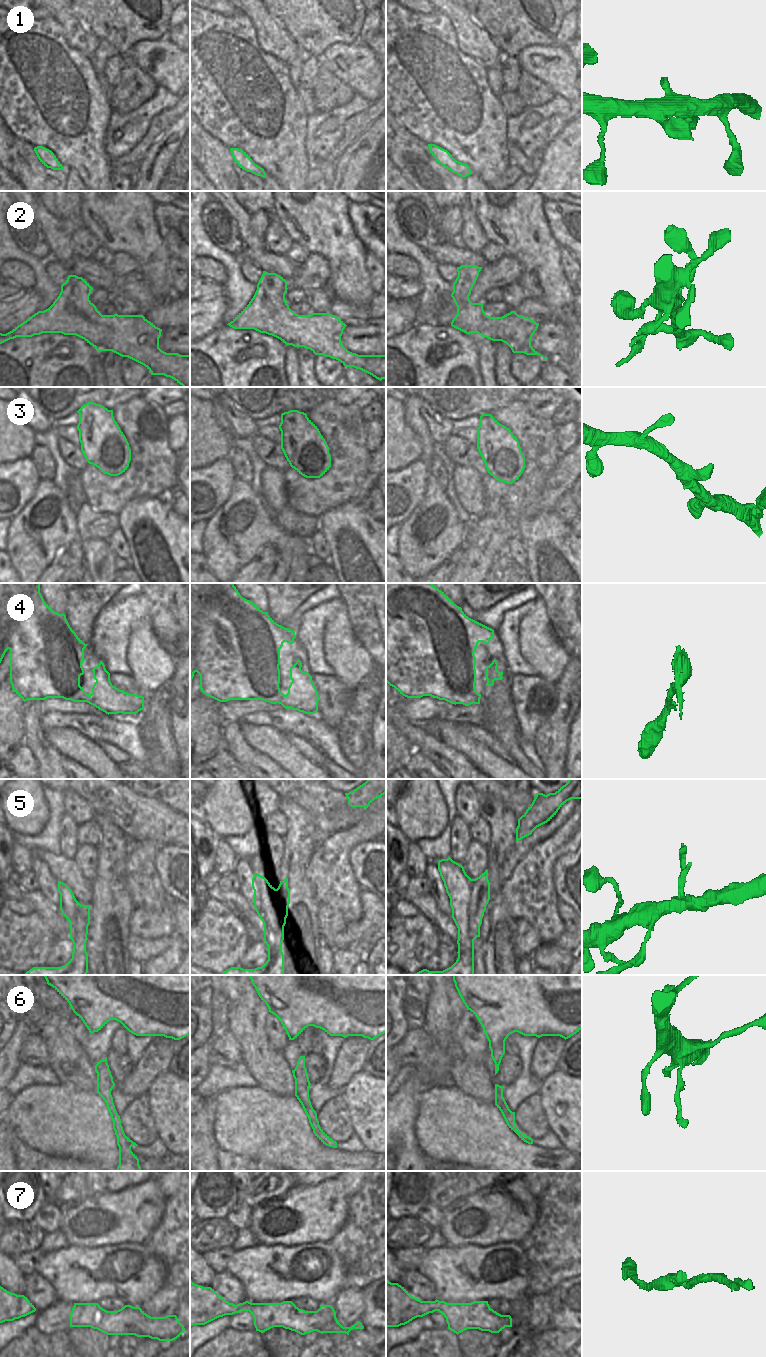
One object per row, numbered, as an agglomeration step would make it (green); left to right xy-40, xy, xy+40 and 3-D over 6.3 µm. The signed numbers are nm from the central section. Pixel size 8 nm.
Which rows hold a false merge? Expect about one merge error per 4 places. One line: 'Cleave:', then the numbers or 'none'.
Cleave: 4

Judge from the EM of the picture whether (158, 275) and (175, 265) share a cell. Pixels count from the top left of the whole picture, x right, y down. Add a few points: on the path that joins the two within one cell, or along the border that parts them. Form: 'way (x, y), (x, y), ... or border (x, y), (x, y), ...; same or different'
border (170, 256), (169, 285), (173, 292); different

